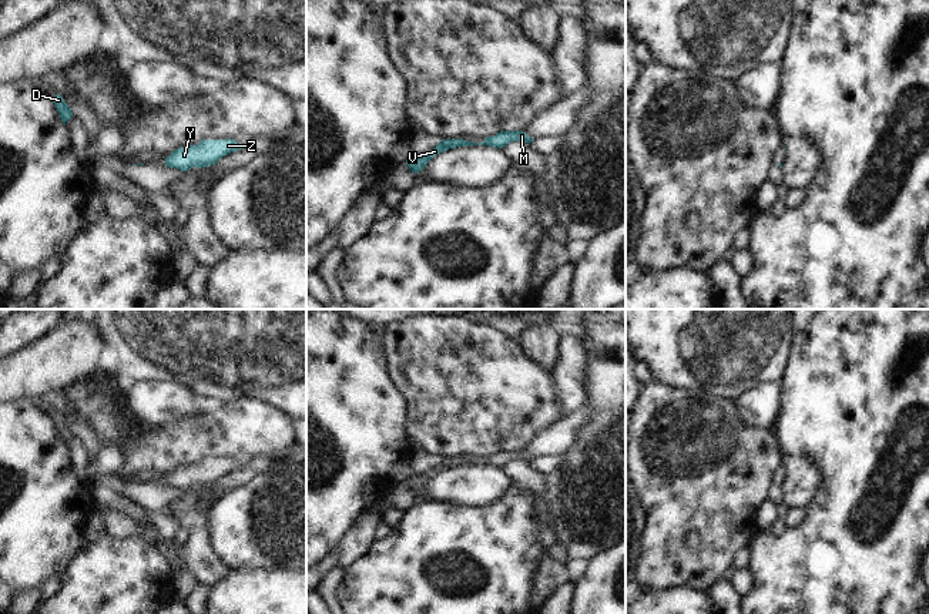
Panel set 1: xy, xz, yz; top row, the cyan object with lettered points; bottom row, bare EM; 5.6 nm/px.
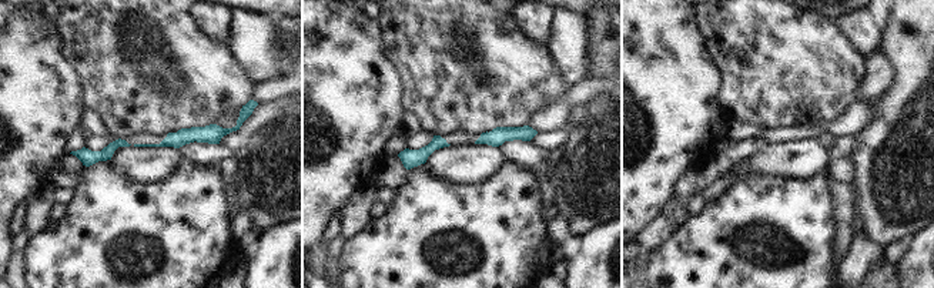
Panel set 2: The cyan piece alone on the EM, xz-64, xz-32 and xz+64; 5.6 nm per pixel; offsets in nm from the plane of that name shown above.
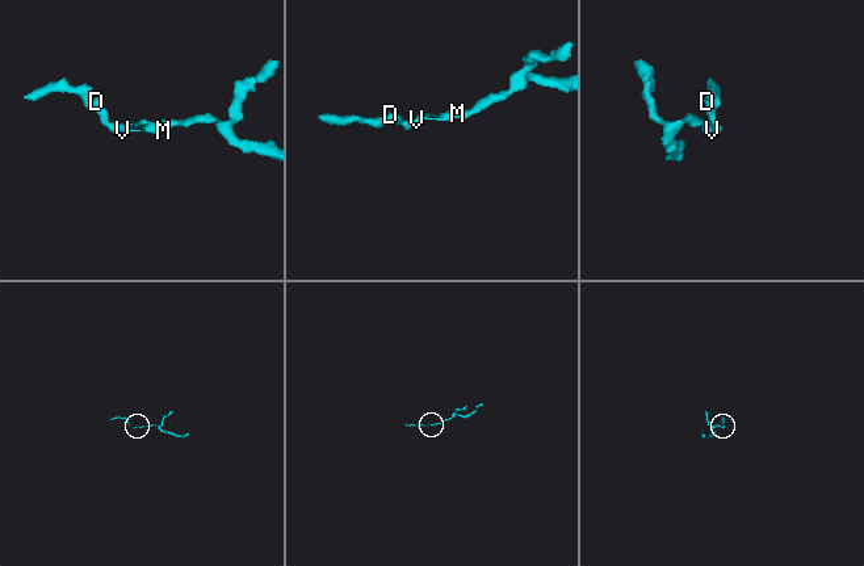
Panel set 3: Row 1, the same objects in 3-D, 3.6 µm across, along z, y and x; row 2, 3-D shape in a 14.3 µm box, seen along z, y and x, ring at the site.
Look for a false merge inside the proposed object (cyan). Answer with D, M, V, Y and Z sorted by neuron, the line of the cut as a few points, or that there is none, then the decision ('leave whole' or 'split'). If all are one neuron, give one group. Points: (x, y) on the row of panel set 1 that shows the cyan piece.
groups D M V Y Z; cut none; leave whole

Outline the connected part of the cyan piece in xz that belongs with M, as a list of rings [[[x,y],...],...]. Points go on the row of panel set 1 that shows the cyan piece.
[[[500,131],[493,137],[486,137],[483,142],[474,144],[473,141],[464,141],[463,138],[452,138],[452,140],[443,140],[440,141],[433,150],[430,150],[426,154],[412,154],[408,160],[406,164],[409,170],[415,174],[422,171],[425,165],[437,154],[447,151],[450,148],[456,147],[466,147],[466,145],[489,145],[494,148],[503,148],[509,142],[513,141],[523,141],[530,144],[534,138],[529,137],[523,131]]]

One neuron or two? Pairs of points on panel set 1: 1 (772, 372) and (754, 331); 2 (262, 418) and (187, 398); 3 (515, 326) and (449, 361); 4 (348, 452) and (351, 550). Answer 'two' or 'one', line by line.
1: one
2: two
3: two
4: two

